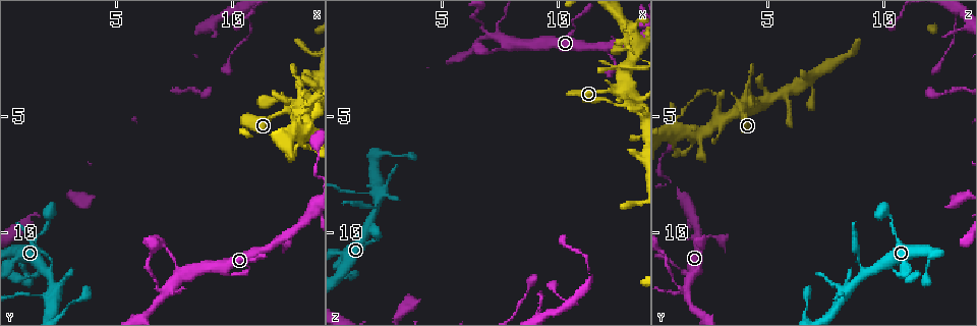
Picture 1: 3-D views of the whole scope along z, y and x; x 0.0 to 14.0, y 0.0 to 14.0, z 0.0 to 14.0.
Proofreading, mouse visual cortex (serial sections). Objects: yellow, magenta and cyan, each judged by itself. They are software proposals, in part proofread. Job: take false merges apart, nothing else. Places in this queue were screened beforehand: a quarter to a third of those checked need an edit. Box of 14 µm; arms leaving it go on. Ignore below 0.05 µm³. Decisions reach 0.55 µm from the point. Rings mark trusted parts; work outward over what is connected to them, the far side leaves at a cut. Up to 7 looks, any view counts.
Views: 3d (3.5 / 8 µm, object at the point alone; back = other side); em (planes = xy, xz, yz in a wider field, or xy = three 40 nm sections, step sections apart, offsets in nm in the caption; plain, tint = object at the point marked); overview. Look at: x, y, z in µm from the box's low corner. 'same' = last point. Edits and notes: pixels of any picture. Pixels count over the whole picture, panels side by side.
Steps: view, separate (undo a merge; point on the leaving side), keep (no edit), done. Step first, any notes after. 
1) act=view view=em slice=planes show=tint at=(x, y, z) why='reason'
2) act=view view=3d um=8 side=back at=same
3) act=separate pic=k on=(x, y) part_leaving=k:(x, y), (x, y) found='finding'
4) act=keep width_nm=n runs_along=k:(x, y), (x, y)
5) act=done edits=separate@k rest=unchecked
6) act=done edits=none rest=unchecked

act=view view=3d um=8 at=(2.1, 11.9, 9.1) why='sharp bend'

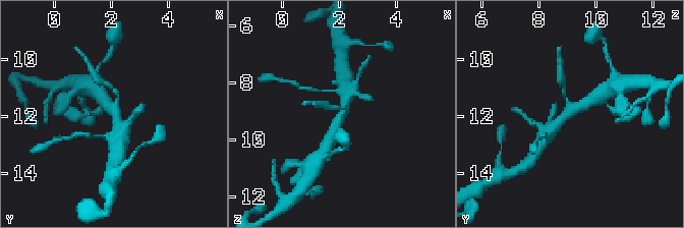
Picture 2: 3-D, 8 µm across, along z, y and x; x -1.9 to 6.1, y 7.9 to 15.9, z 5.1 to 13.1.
act=view view=3d um=3.5 at=(2.1, 11.7, 9.2) why='closer look'

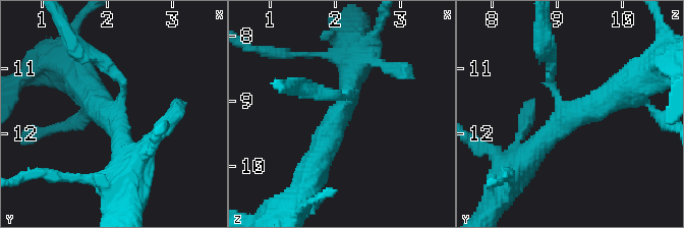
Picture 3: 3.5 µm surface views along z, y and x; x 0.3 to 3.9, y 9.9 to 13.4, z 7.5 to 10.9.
act=keep arms=3 runs_along=3:(615, 88), (561, 122), (519, 169) found='one cell here'

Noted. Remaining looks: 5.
act=view view=3d um=8 at=(7.1, 12.5, 1.5) why='sharp bend'

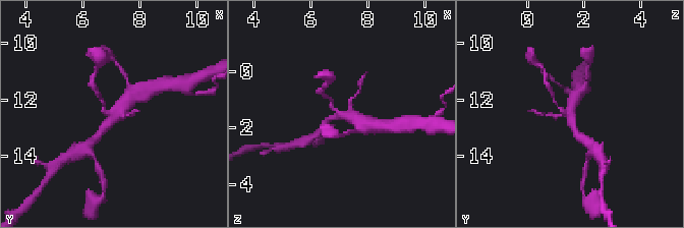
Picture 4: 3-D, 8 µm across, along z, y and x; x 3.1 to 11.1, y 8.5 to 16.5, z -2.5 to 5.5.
act=view view=em slice=xy step=3 show=tint at=(7.1, 12.4, 1.5) why='need the tissue'

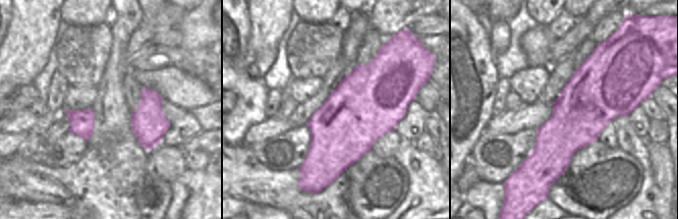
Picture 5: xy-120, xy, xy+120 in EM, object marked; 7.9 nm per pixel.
act=keep arms=4 arm_widths_nm=150,150,250,450 runs_along=4:(134, 93), (113, 114), (97, 136) found='continuous, no second cell'

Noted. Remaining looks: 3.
act=view view=3d um=3.5 at=(12.5, 10.2, 2.7) why='abrupt turn'

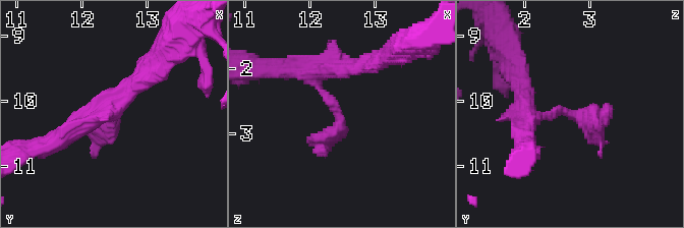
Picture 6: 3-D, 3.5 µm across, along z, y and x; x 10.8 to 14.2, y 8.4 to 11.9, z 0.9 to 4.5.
act=view view=em slice=xy step=5 show=tint at=(12.45, 10.25, 2.70) why='need the tissue'

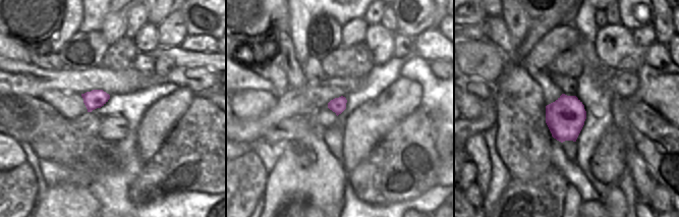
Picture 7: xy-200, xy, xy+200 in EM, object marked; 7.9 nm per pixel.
act=keep width_nm=120 runs_along=6:(522, 129), (567, 110), (599, 132), (601, 158) found='continuous, no second cell'

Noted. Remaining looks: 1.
act=done edits=none rest=unchecked

